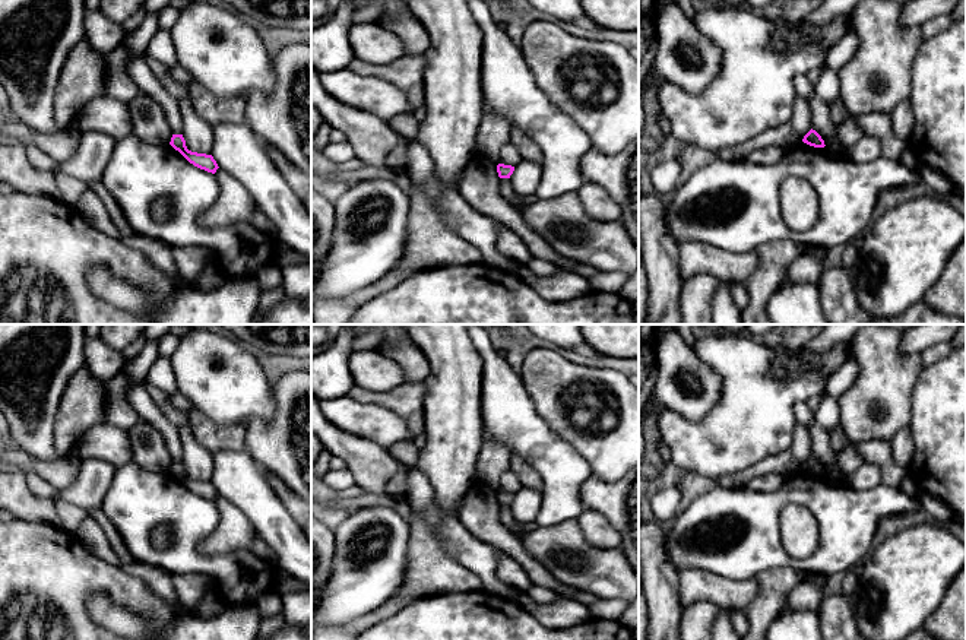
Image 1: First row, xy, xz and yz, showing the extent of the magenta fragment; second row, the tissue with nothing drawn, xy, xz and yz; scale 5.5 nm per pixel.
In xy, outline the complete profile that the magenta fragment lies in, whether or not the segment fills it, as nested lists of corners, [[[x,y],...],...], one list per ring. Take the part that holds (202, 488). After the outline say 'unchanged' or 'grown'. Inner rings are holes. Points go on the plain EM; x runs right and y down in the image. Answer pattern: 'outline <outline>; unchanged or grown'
outline [[[172,462],[170,472],[200,497],[215,501],[219,495],[212,482],[189,478],[183,462]]]; unchanged

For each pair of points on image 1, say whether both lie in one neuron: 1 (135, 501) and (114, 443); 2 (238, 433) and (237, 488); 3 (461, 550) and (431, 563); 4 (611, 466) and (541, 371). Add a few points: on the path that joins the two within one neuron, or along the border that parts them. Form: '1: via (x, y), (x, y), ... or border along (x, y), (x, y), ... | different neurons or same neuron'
1: border along (132, 461), (117, 468) | different neurons
2: border along (243, 449), (217, 450), (212, 453) | different neurons
3: border along (433, 525), (443, 545), (478, 576) | different neurons
4: via (586, 443), (580, 442), (557, 418), (547, 396) | same neuron

